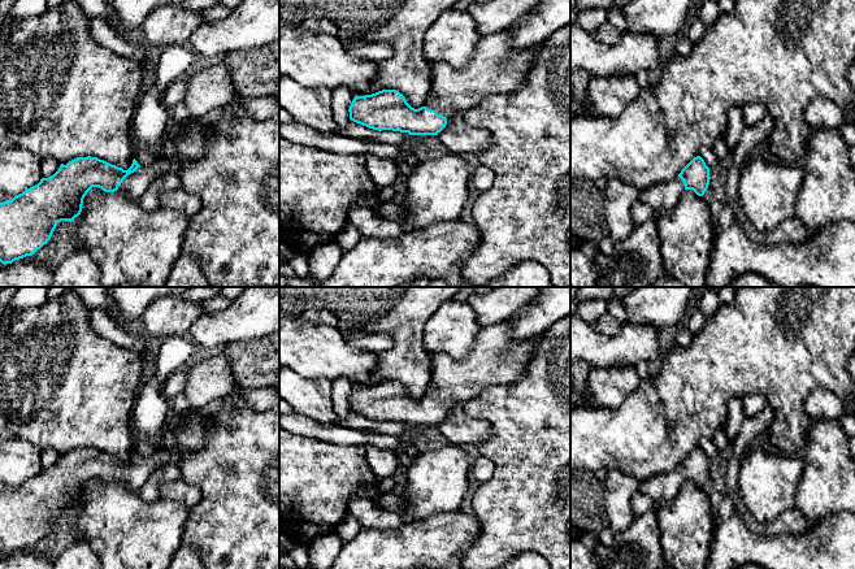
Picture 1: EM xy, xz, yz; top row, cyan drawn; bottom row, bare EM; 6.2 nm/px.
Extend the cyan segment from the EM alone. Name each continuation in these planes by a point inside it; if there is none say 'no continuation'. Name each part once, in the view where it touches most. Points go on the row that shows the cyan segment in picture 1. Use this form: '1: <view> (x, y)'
1: xy (189, 140)

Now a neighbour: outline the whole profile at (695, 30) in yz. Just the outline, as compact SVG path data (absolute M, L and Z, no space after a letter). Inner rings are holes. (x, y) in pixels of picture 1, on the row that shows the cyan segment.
M696 17L690 23L686 25L686 36L693 43L696 43L703 38L706 27L707 25L700 19L700 17Z

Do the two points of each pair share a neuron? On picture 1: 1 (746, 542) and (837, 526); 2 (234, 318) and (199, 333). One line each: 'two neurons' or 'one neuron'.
1: one neuron
2: one neuron

